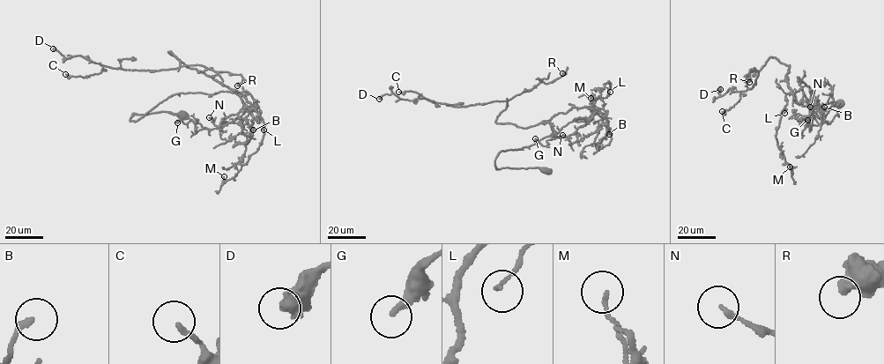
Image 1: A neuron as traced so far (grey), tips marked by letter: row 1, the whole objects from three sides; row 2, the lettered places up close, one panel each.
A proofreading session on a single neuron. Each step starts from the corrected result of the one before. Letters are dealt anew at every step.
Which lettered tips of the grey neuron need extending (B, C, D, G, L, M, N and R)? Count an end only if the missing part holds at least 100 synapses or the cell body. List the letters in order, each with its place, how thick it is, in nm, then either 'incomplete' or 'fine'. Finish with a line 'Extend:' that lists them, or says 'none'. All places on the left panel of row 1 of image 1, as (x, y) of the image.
B: at (253, 130); 240 nm thick; fine
C: at (65, 74); 170 nm thick; fine
D: at (53, 48); 550 nm thick; fine
G: at (177, 122); 260 nm thick; fine
L: at (263, 130); 140 nm thick; fine
M: at (224, 176); 120 nm thick; fine
N: at (209, 117); 170 nm thick; fine
R: at (237, 85); 500 nm thick; fine
Extend: none

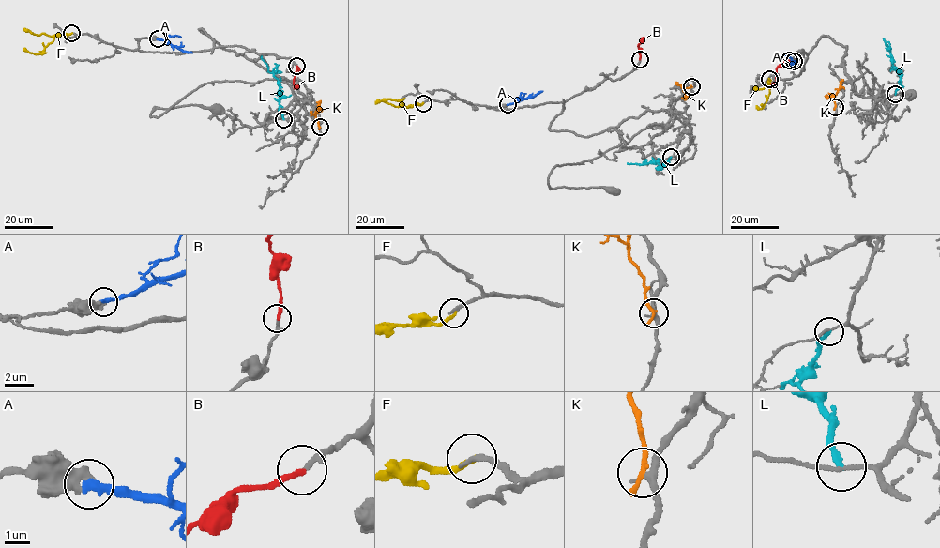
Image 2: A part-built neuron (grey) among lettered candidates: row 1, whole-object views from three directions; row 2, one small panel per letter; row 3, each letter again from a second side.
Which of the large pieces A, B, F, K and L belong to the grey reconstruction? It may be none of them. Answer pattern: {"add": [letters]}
{"add": ["B", "F"]}

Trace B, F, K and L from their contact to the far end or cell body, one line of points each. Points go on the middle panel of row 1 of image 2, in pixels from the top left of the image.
B: (639, 59), (638, 44), (644, 38)
F: (423, 103), (407, 107), (400, 101), (382, 100)
K: (691, 86), (683, 90), (685, 99)
L: (671, 157), (662, 167), (656, 161), (641, 164), (627, 163)

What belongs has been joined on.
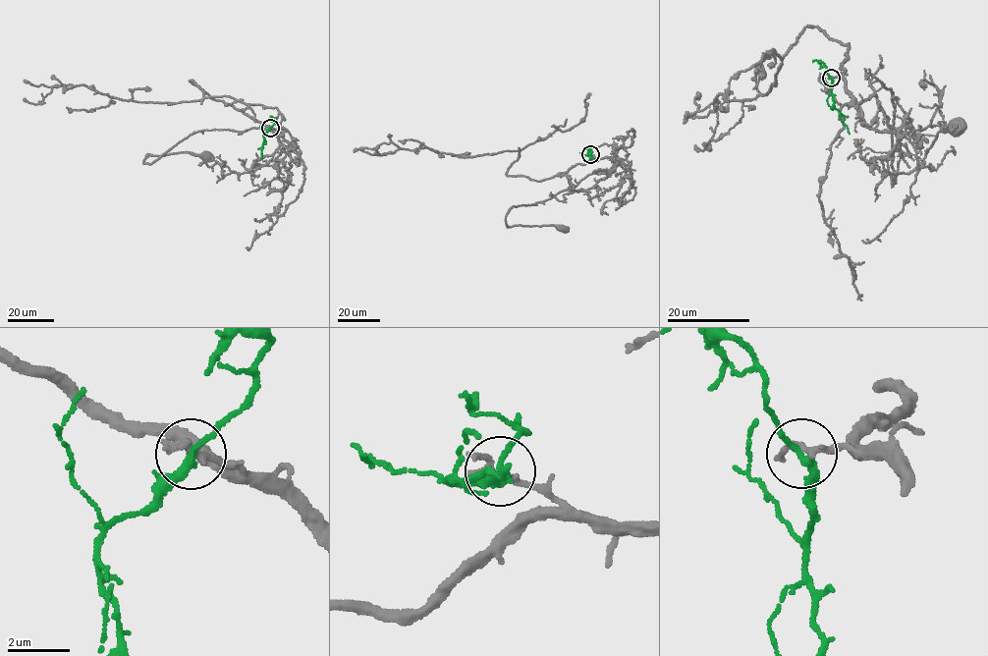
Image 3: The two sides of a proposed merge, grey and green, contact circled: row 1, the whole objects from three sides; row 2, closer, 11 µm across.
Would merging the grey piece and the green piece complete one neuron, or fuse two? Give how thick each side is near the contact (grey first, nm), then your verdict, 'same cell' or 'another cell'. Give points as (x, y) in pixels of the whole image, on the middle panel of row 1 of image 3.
200/240 nm | another cell

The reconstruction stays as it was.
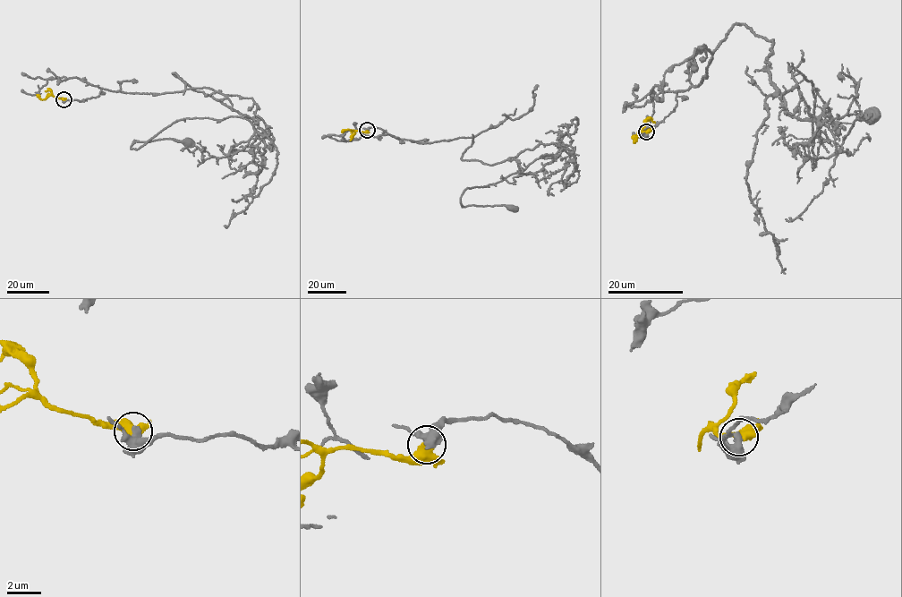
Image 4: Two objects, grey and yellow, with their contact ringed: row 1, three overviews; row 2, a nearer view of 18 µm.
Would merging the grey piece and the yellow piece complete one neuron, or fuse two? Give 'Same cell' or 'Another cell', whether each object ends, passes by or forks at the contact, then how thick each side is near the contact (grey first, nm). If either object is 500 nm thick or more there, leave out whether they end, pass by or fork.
Another cell. At the ring grey passes by. At the ring yellow passes by. Thickness 400 nm (grey) against 480 nm

